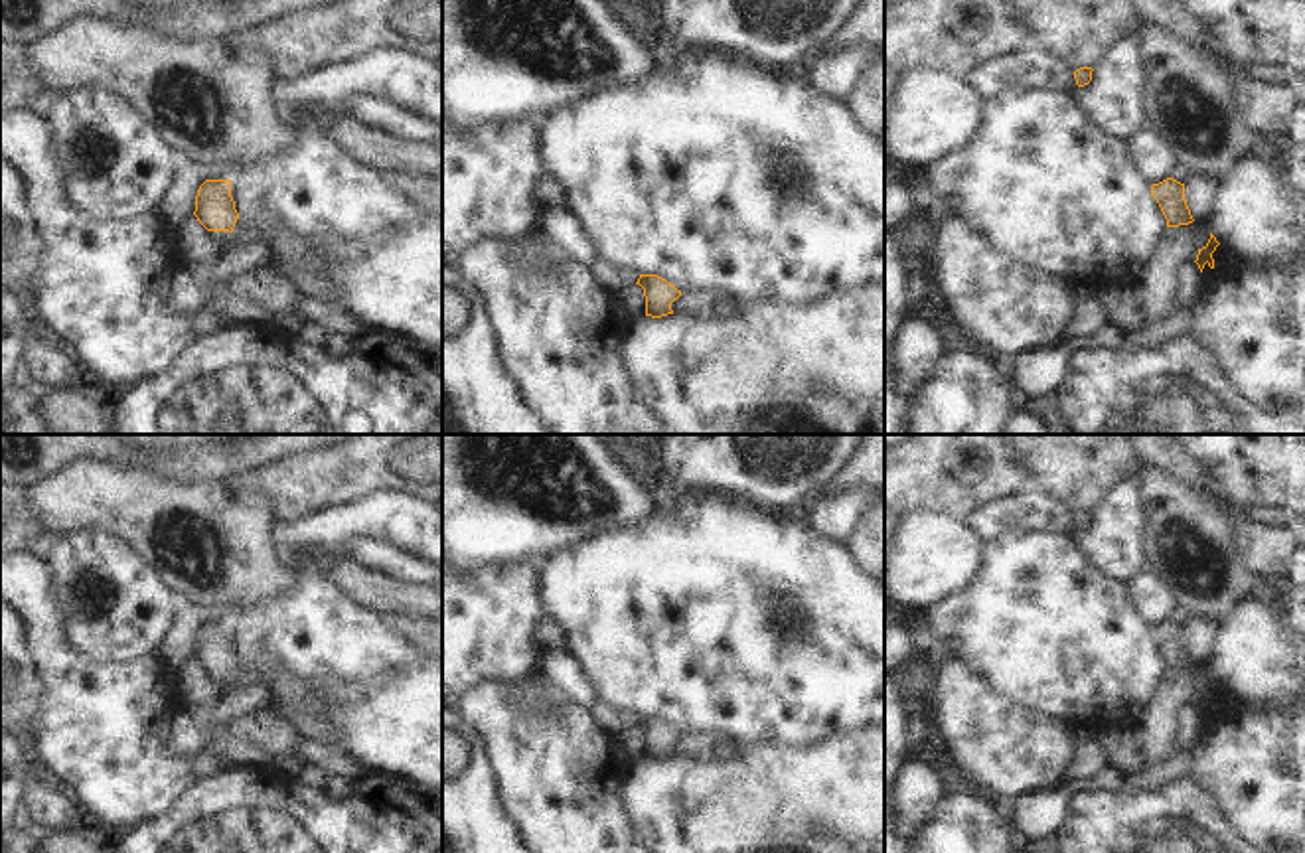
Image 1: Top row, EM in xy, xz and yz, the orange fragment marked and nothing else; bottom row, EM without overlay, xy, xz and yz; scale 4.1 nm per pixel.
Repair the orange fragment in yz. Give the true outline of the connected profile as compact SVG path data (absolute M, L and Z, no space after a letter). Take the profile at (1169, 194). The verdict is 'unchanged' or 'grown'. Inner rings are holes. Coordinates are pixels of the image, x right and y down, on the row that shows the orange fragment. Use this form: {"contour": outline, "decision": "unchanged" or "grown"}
{"contour": "M1167 178L1151 186L1151 195L1157 199L1167 219L1167 227L1189 225L1194 221L1185 199L1185 184Z", "decision": "unchanged"}

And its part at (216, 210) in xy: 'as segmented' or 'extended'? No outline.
as segmented

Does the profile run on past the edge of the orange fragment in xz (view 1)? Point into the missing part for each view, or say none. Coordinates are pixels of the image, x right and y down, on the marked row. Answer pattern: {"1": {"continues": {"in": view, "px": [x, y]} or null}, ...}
{"1": {"continues": null}}

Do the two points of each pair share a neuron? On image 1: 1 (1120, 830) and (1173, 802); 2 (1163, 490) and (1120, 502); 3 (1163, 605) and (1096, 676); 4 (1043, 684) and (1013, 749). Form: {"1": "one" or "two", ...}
{"1": "one", "2": "two", "3": "two", "4": "two"}

